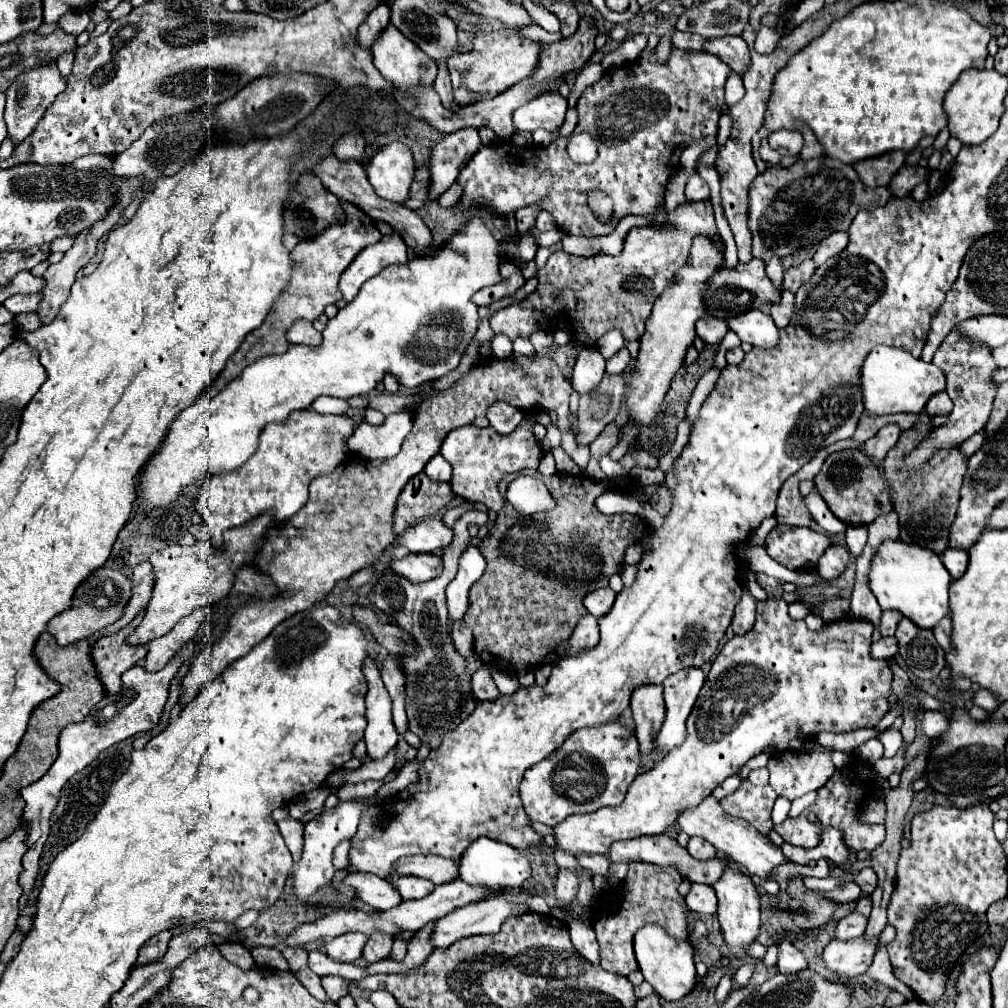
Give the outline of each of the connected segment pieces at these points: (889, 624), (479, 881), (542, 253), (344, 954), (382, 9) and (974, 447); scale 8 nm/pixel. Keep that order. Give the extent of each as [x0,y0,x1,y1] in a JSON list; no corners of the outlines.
[[879,610,903,636],[459,838,531,890],[535,241,562,269],[323,932,367,962],[357,4,389,50],[961,430,983,458]]

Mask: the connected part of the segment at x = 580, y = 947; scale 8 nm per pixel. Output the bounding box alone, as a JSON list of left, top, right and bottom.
[569,922,599,964]

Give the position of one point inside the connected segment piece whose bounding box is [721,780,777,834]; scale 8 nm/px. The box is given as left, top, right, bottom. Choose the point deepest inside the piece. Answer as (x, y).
(752, 803)

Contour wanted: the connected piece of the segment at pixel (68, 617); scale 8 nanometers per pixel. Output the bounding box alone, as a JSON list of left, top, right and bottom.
[47,568,131,646]

